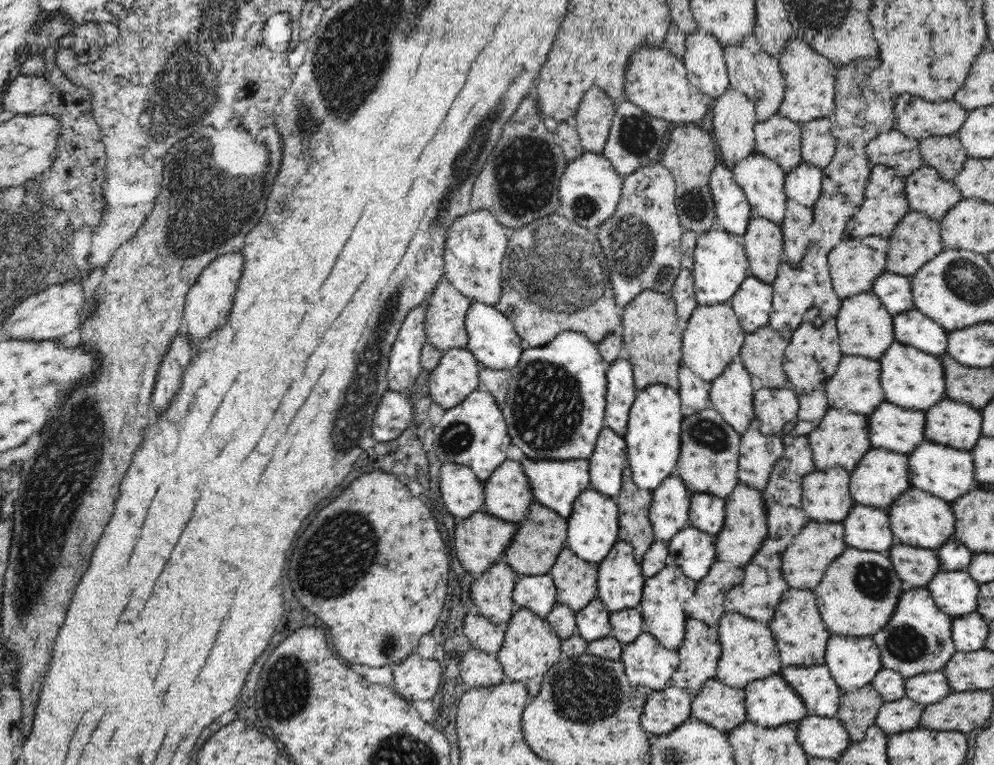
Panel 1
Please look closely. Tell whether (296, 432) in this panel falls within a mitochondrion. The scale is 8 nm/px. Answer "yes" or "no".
no

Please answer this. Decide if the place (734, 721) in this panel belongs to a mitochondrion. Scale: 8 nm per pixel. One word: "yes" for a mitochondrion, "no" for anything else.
no

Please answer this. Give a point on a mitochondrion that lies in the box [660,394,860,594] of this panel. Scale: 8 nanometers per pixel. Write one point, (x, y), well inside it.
(707, 433)

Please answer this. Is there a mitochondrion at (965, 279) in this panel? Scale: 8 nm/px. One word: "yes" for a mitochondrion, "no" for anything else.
yes

